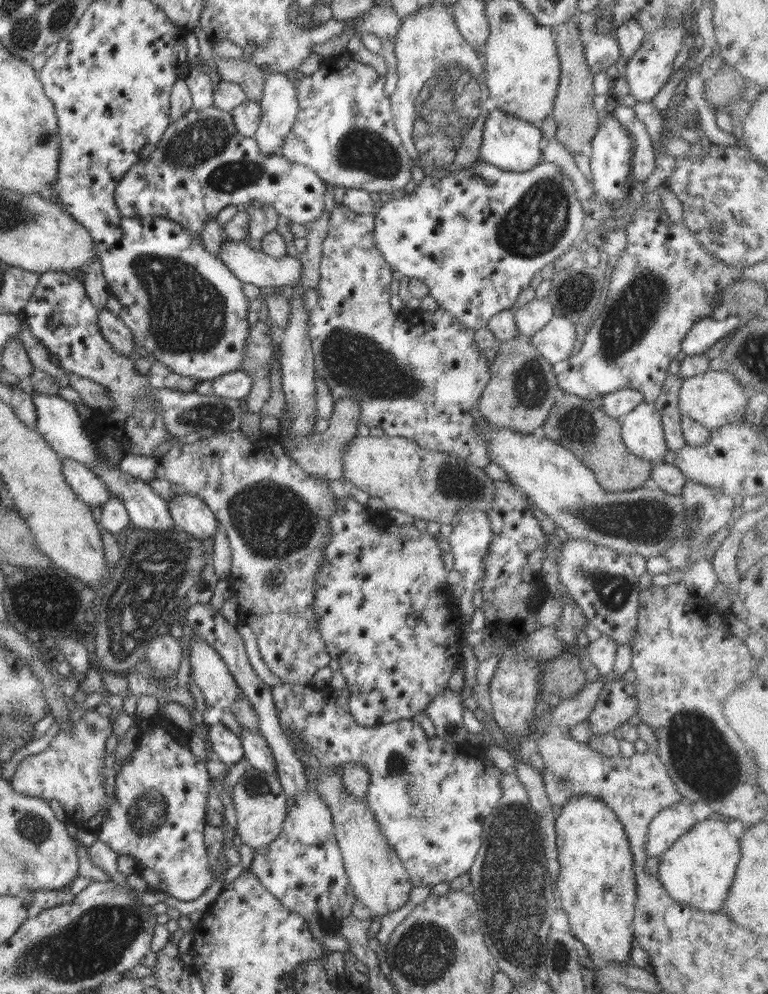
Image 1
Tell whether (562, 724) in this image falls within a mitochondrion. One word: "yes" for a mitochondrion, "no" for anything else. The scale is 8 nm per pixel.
no

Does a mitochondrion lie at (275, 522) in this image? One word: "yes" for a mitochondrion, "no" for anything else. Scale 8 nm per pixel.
yes

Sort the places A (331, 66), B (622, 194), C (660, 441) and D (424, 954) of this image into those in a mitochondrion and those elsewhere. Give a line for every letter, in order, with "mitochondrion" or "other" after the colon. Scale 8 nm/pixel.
A: other
B: other
C: other
D: mitochondrion

